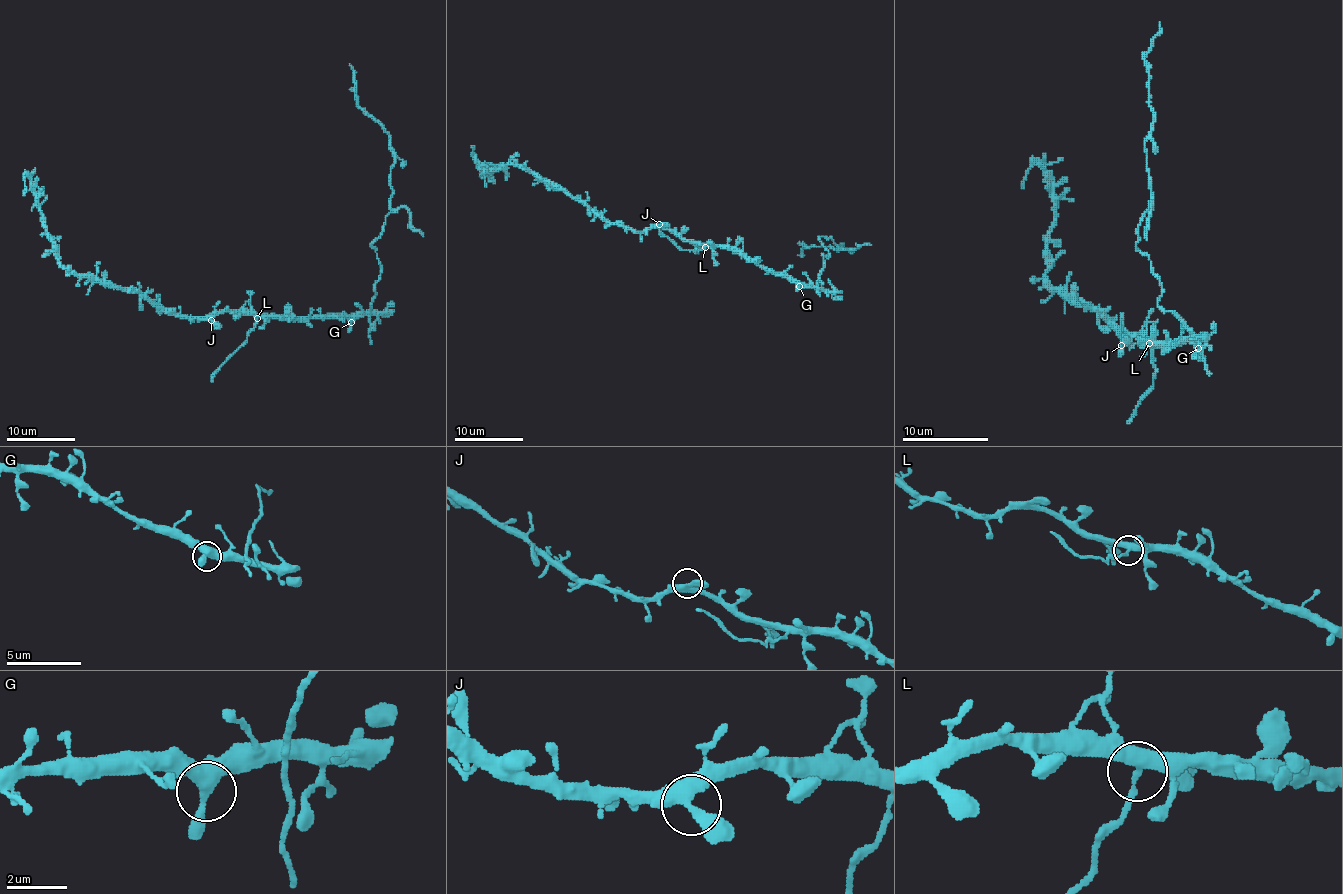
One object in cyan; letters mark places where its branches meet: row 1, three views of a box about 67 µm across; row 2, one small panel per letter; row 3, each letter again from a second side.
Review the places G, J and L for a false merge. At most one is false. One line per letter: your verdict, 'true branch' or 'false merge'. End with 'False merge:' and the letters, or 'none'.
G: true branch
J: true branch
L: false merge
False merge: L

